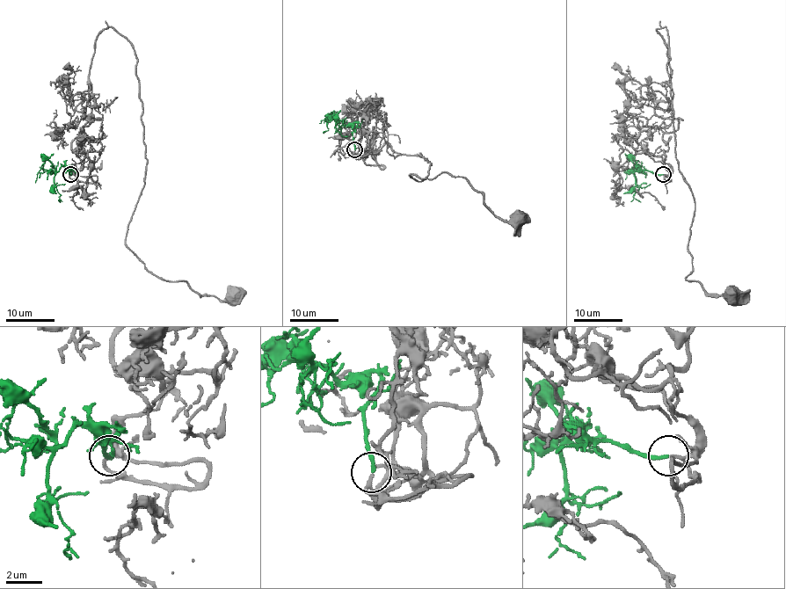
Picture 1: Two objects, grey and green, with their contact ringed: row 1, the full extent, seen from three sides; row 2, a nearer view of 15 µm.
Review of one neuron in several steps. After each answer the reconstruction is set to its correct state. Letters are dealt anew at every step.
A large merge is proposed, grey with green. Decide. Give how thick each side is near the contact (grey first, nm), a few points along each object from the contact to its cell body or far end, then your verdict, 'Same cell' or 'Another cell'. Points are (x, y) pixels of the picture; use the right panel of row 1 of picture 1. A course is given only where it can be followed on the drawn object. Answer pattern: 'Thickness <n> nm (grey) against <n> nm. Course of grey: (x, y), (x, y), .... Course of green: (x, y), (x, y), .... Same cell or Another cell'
Thickness 130 nm (grey) against 190 nm. Course of grey: (664, 174), (670, 136), (647, 123), (673, 97), (665, 27), (676, 158), (695, 199), (686, 278), (732, 297). Course of green: (663, 174), (643, 170), (639, 167), (633, 172), (635, 164), (645, 178). Same cell

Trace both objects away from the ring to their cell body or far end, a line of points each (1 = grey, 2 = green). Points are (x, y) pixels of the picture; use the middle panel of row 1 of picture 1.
1: (354, 150), (374, 134), (374, 159), (387, 143), (419, 153), (428, 175), (411, 177), (462, 176), (520, 219)
2: (354, 149), (352, 129), (340, 119), (326, 121), (327, 129), (323, 132)

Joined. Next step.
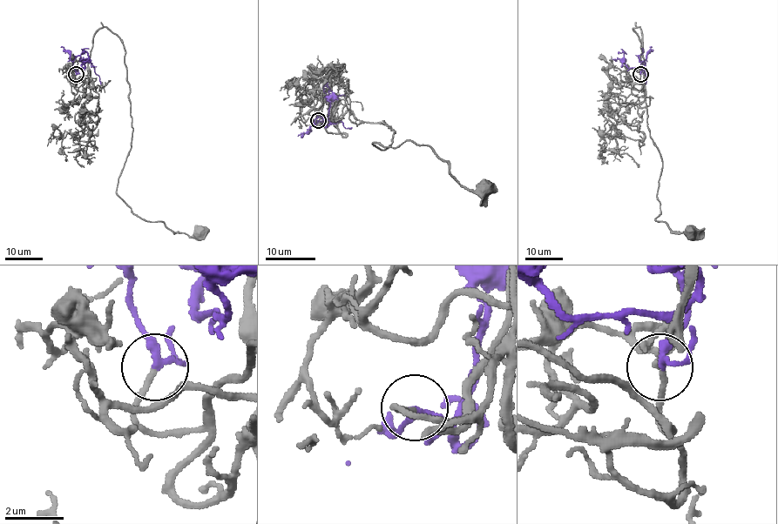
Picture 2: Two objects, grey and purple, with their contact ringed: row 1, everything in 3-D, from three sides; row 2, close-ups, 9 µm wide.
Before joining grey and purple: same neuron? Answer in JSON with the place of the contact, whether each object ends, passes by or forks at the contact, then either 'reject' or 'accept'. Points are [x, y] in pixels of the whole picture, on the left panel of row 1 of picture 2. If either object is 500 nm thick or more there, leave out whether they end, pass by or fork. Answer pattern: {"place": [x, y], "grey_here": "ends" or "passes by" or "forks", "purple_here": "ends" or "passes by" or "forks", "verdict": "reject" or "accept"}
{"place": [76, 74], "grey_here": "ends", "purple_here": "passes by", "verdict": "accept"}

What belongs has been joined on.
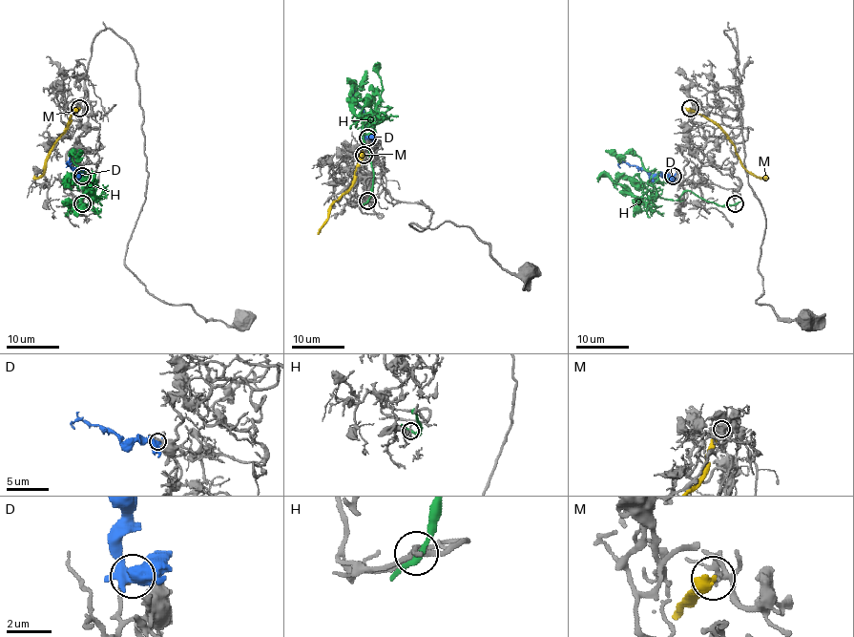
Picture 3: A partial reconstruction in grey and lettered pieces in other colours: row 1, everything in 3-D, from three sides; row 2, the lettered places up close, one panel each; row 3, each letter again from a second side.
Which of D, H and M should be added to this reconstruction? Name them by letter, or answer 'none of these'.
none of these

